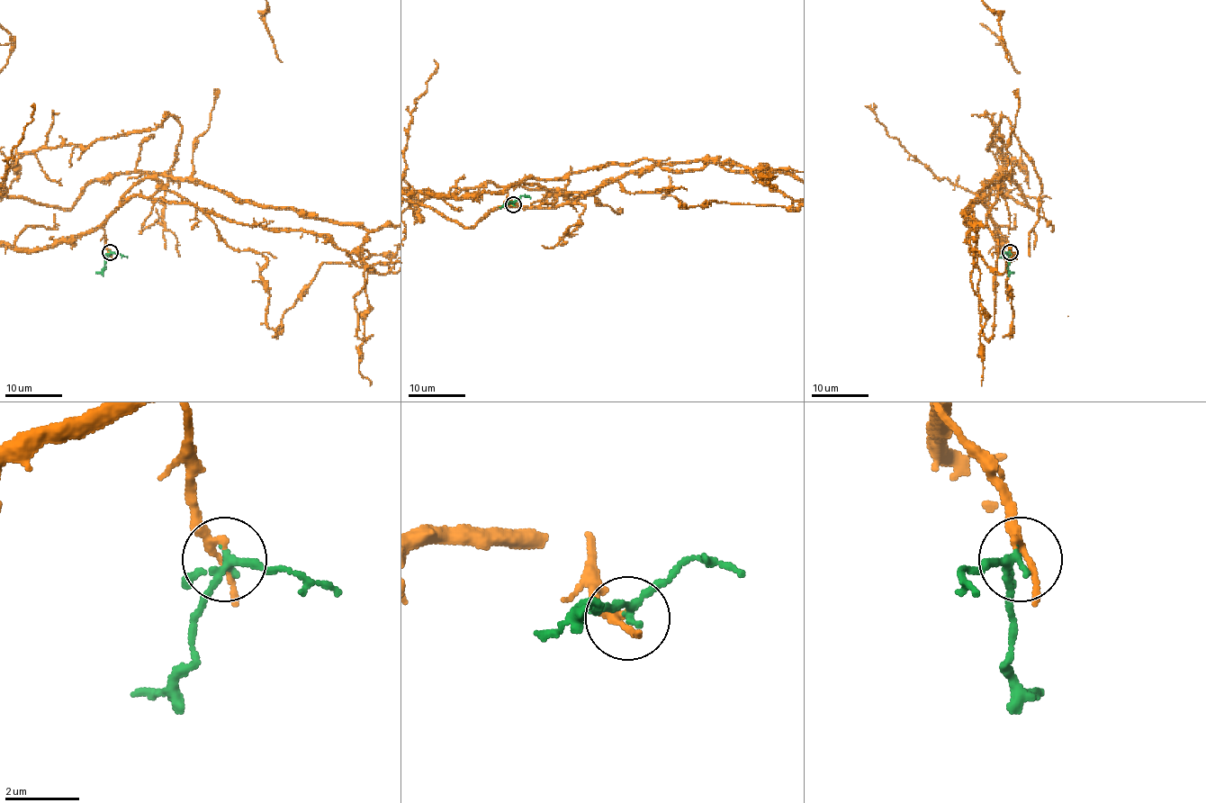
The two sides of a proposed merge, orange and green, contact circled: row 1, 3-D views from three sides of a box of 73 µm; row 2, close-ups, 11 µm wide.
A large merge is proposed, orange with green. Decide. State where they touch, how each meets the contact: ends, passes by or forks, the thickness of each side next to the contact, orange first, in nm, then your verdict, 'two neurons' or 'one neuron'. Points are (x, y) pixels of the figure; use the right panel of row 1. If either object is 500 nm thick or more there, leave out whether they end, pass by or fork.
at (1010, 252); orange passes by; green forks there; 200 nm thick on the orange side, 160 nm on the other; one neuron

